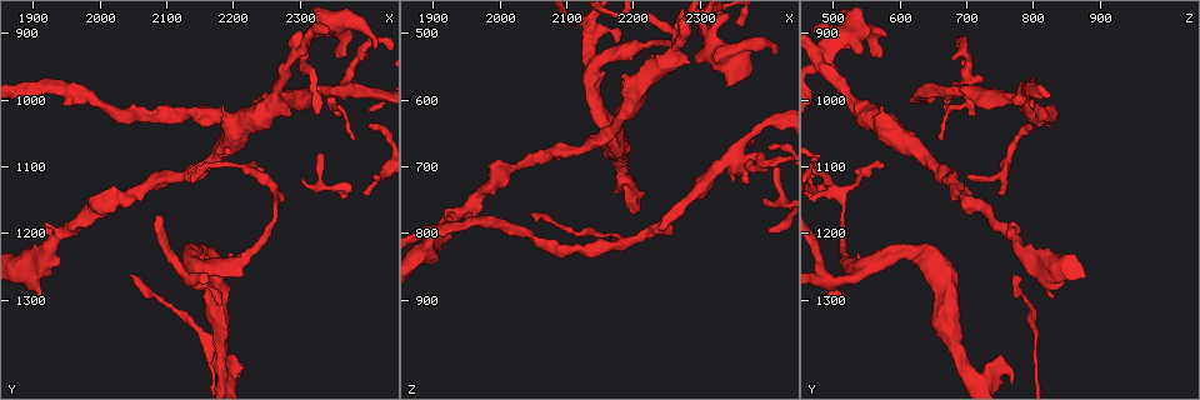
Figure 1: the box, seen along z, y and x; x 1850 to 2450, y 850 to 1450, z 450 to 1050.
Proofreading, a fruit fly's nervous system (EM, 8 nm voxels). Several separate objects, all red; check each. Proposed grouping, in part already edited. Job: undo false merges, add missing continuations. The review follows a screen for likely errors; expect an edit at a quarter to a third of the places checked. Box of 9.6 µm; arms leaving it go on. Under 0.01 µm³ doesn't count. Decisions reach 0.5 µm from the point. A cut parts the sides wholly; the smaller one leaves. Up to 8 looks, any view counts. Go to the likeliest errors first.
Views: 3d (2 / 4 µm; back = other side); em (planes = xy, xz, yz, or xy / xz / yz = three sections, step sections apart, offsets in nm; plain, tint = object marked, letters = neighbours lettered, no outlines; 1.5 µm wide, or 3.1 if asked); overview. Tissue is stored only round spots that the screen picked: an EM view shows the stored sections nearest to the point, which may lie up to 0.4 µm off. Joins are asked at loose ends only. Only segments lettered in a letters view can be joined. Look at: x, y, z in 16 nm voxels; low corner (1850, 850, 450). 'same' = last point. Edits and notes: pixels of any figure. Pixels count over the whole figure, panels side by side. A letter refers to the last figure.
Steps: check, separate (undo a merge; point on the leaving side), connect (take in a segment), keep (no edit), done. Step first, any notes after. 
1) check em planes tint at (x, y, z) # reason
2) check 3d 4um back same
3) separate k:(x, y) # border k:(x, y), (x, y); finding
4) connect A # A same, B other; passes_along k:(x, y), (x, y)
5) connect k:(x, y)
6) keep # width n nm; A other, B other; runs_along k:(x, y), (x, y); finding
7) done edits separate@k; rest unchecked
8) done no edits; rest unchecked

check 3d 2um at (2180, 1305, 500) # an open end

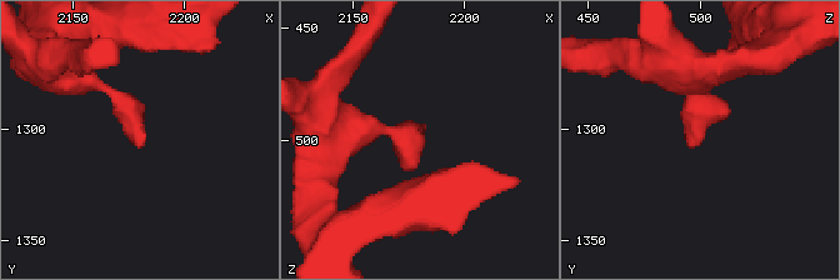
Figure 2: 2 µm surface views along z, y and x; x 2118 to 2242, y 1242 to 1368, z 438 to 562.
check em yz step 8 tint at (2179, 1308, 500)

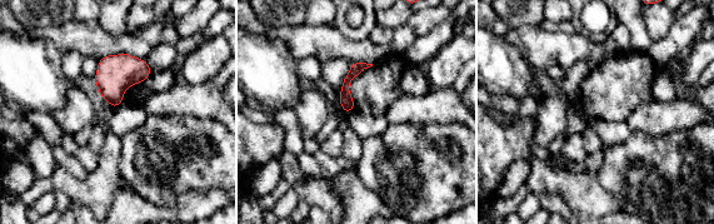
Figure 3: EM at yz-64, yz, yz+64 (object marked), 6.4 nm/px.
check em planes letters same

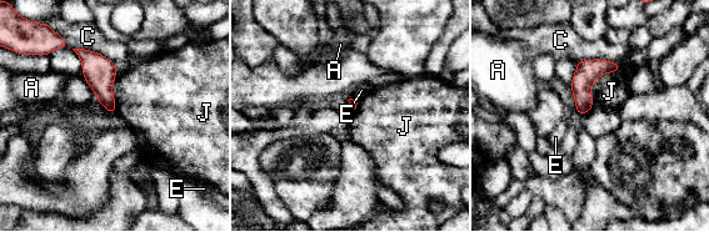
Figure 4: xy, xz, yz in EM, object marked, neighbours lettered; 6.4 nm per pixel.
keep # longest_contact J 340 nm; A other, C other, E other, J other; no lettered segment goes on from it

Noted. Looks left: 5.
check em xy step 4 tint at (1915, 1245, 790) # sharp bend

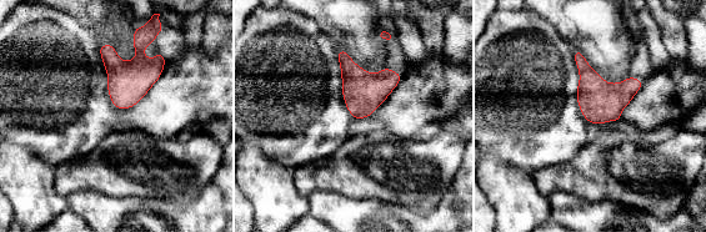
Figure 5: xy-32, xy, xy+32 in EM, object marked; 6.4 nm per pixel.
check em planes letters same

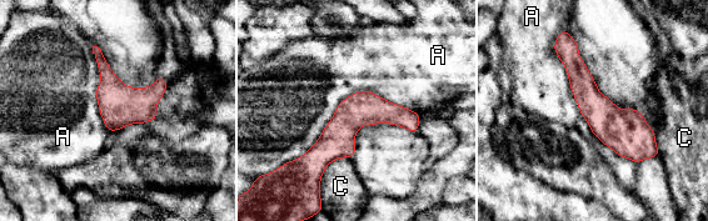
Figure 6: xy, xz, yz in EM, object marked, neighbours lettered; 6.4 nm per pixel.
keep # width 220 nm; A other, C other; runs_along 6:(571, 40), (586, 93), (656, 152); one neuron here

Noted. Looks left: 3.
check em planes plain at (2345, 985, 690) # branch point

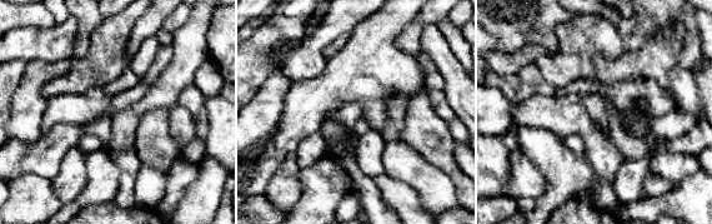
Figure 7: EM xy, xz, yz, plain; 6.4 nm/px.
check em planes tint same # with the object marked

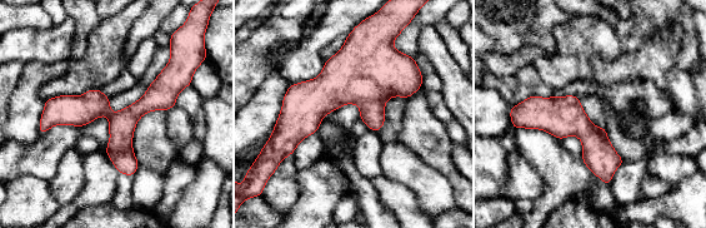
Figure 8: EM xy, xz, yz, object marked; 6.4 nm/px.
check em planes letters same # see the neighbours

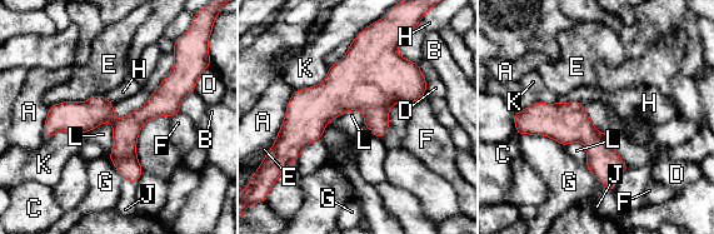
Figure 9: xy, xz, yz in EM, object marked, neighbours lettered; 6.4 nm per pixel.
keep # width 70 nm; longest_contact E 360 nm; A other, B other, C other, D other, E other, F other, G other, H other, J other, K other, L other; one neuron here

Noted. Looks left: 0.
done no edits; rest unchecked

